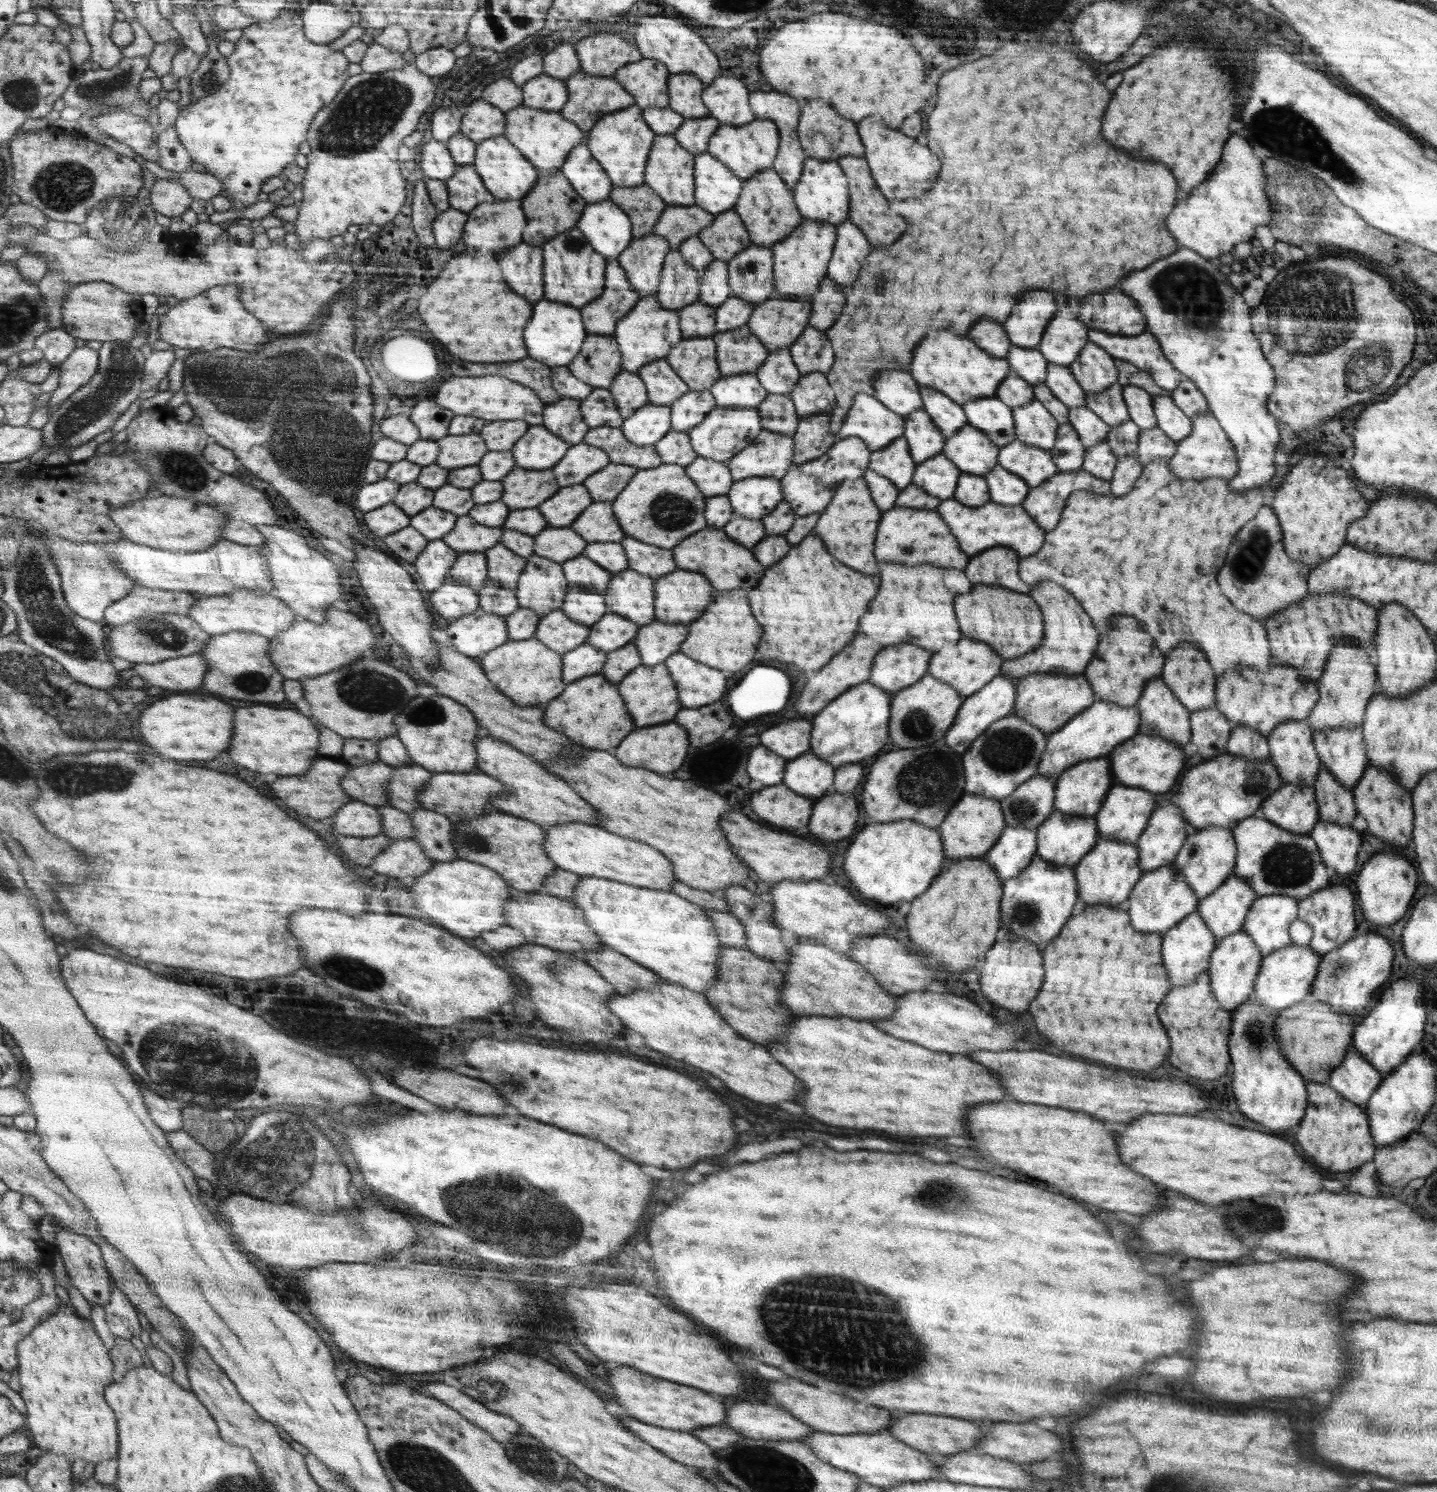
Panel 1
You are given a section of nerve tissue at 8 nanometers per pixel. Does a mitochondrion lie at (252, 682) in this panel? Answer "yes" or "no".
yes

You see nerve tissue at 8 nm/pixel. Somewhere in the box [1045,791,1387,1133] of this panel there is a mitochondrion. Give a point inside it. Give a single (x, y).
(1288, 864)

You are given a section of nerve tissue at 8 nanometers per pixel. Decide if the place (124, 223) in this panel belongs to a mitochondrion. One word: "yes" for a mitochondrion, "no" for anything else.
yes

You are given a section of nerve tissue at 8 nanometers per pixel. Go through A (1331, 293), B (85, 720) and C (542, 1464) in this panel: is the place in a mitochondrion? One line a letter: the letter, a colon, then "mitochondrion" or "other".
A: mitochondrion
B: mitochondrion
C: mitochondrion

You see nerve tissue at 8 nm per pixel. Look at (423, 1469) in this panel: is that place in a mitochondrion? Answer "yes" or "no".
yes

